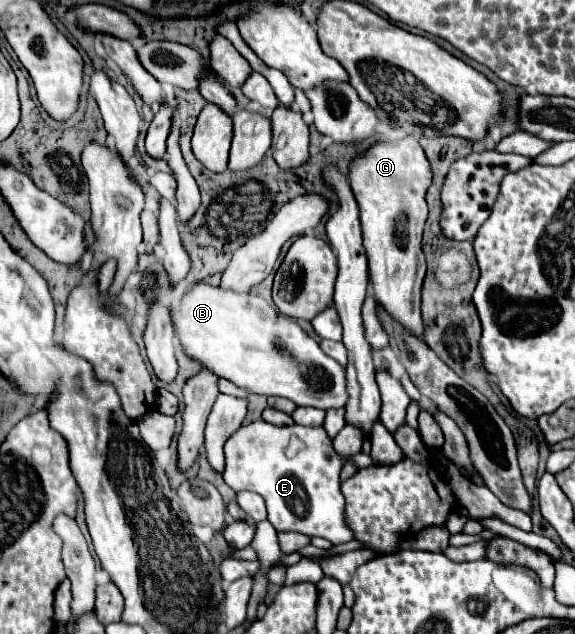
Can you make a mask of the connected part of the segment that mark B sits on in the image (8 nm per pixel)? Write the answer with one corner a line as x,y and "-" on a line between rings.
198,283
192,291
188,291
182,297
178,317
174,319
174,323
186,355
200,361
200,365
206,365
206,369
218,373
220,377
230,379
232,383
248,389
250,393
288,397
296,405
318,409
340,409
348,403
346,369
338,361
328,357
320,349
320,345
296,323
296,319
278,313
274,305
270,305
254,293
238,295
222,291
220,287

